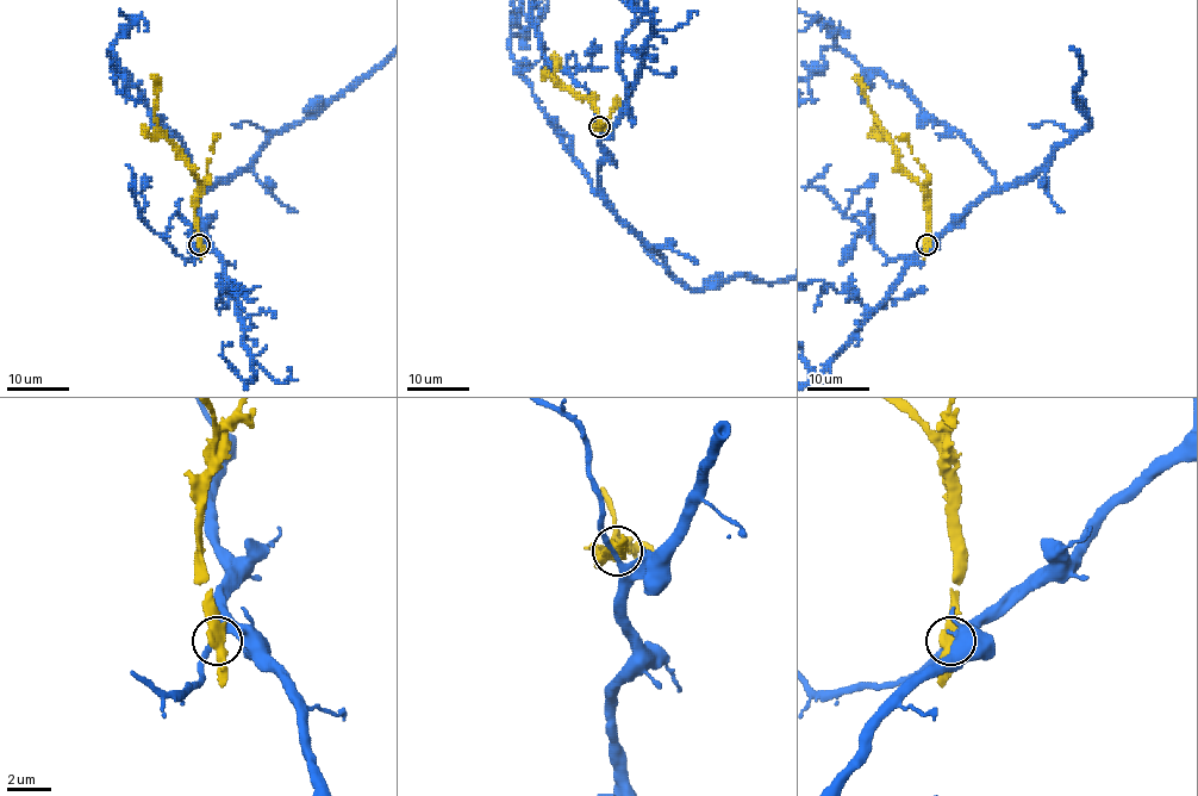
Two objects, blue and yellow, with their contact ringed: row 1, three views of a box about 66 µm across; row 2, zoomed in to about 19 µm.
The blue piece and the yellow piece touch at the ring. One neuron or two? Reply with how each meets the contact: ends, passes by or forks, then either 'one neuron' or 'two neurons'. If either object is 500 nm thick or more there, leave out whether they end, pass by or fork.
blue passes by | yellow passes by | two neurons

